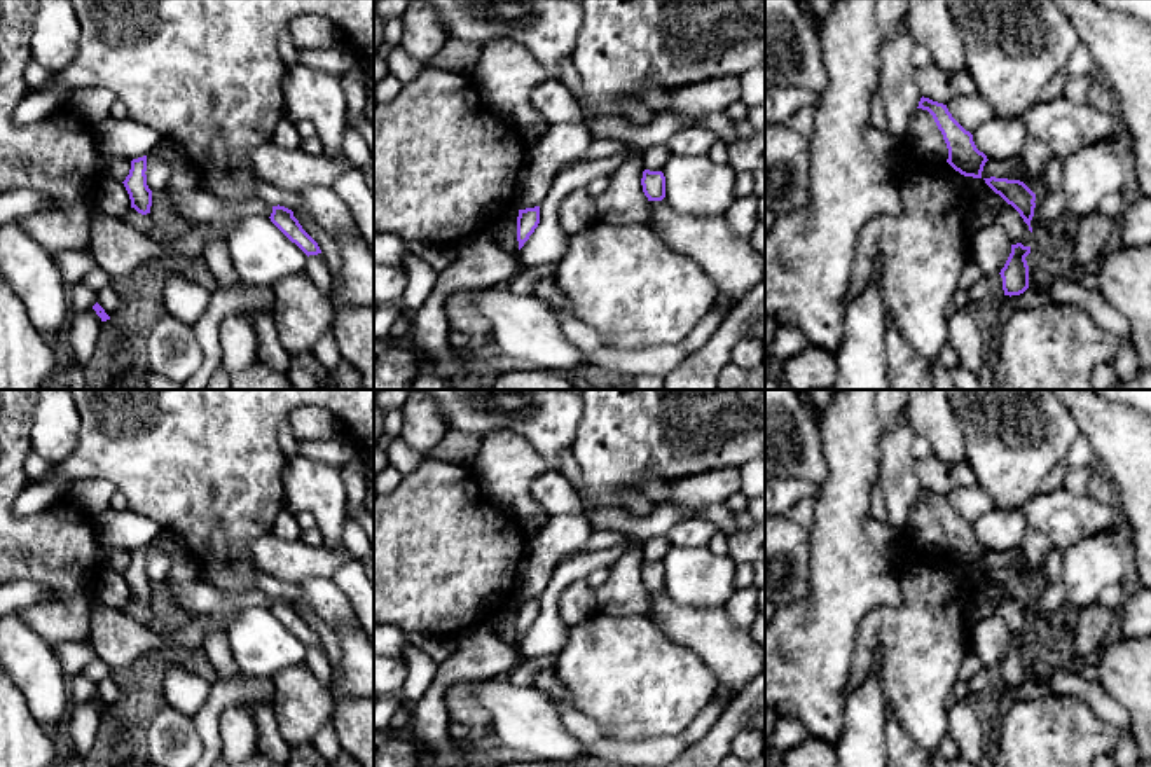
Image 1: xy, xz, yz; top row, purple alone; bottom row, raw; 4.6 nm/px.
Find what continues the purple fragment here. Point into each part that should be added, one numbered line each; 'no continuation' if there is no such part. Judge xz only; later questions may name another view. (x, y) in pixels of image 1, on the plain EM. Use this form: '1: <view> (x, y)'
no continuation

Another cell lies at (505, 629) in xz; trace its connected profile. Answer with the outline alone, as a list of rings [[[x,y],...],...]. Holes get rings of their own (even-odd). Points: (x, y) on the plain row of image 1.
[[[510,608],[505,615],[503,620],[487,622],[489,629],[493,631],[494,636],[498,636],[503,643],[515,646],[519,641],[519,632],[517,632],[517,608]]]

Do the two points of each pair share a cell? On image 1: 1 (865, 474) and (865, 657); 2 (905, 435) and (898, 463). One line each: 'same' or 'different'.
1: different
2: same

